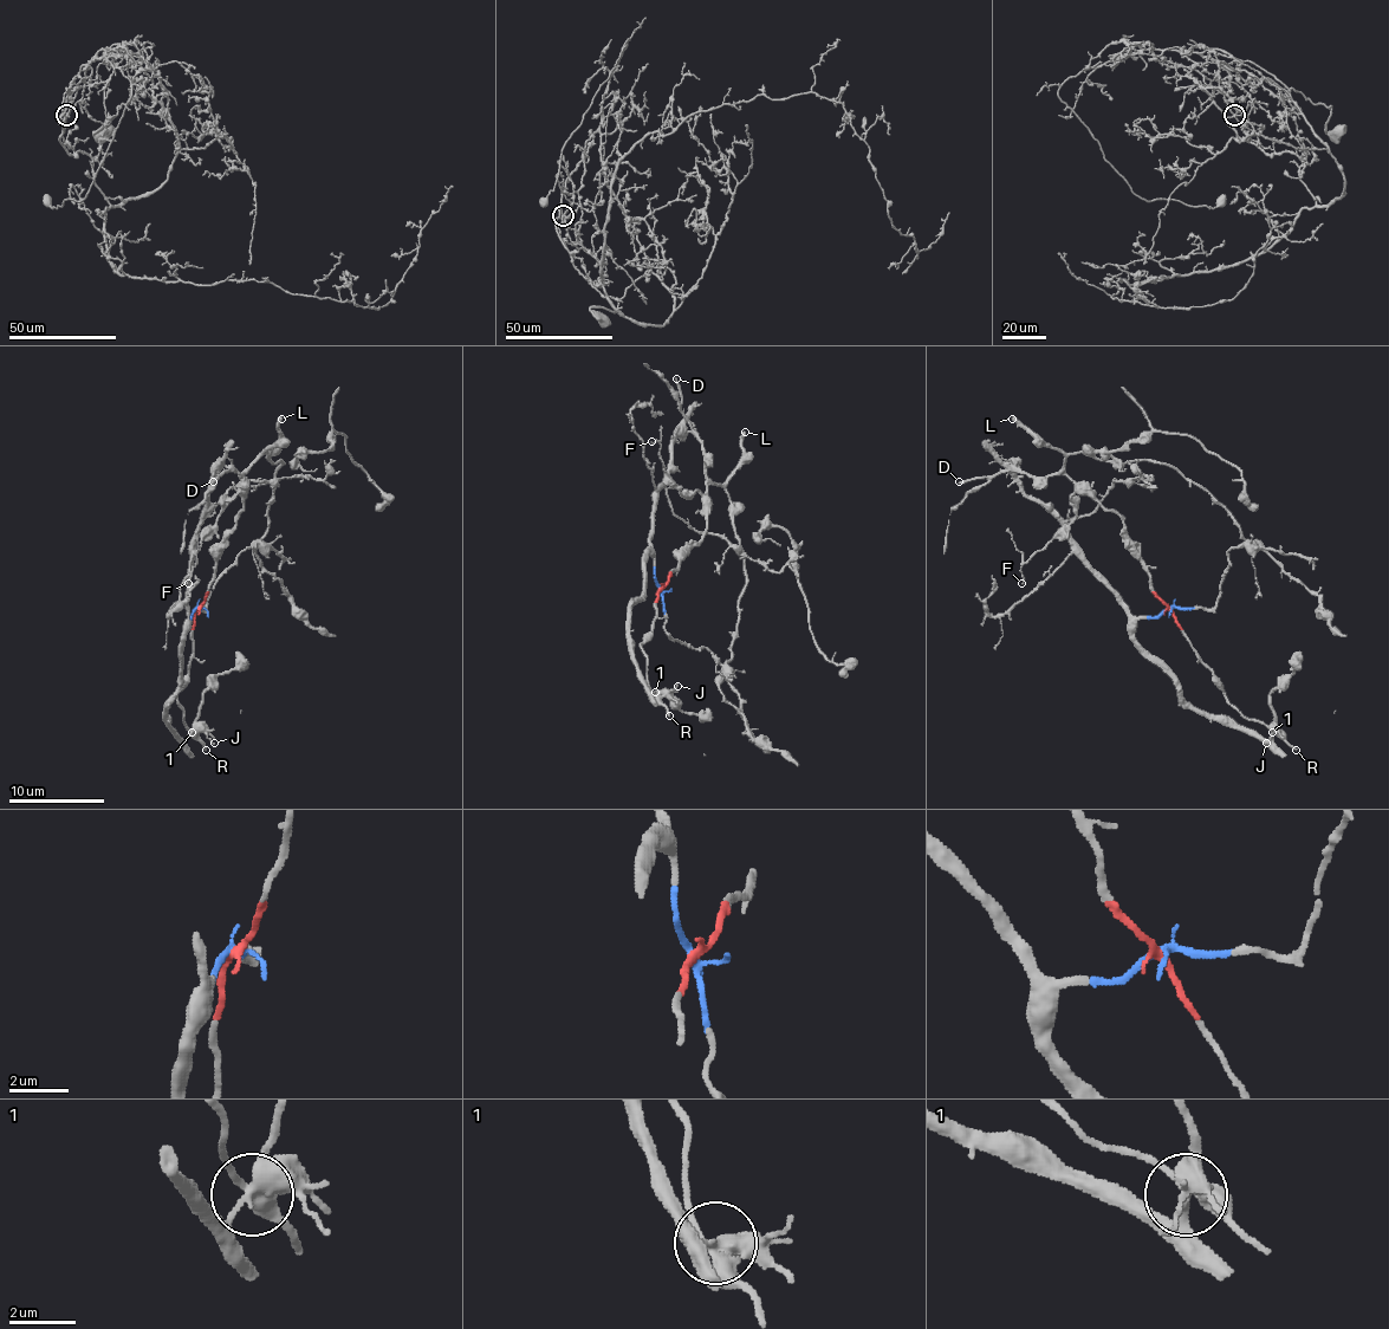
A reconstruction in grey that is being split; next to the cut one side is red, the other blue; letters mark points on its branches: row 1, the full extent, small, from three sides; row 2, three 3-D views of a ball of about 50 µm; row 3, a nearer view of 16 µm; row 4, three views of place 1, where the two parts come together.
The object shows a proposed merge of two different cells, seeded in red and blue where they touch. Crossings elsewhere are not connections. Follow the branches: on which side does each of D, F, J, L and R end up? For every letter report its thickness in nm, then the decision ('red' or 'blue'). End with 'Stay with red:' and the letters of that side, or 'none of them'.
D: calibre 180 nm; red
F: calibre 100 nm; red
J: calibre 110 nm; blue
L: calibre 300 nm; red
R: calibre 180 nm; red
Stay with red: D, F, L, R

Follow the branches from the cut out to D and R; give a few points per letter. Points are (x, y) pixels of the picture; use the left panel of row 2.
D: (198, 609), (209, 588), (219, 550), (244, 511), (244, 475), (241, 478), (234, 471), (212, 483)
R: (198, 609), (188, 681), (176, 698), (186, 726), (205, 751)

